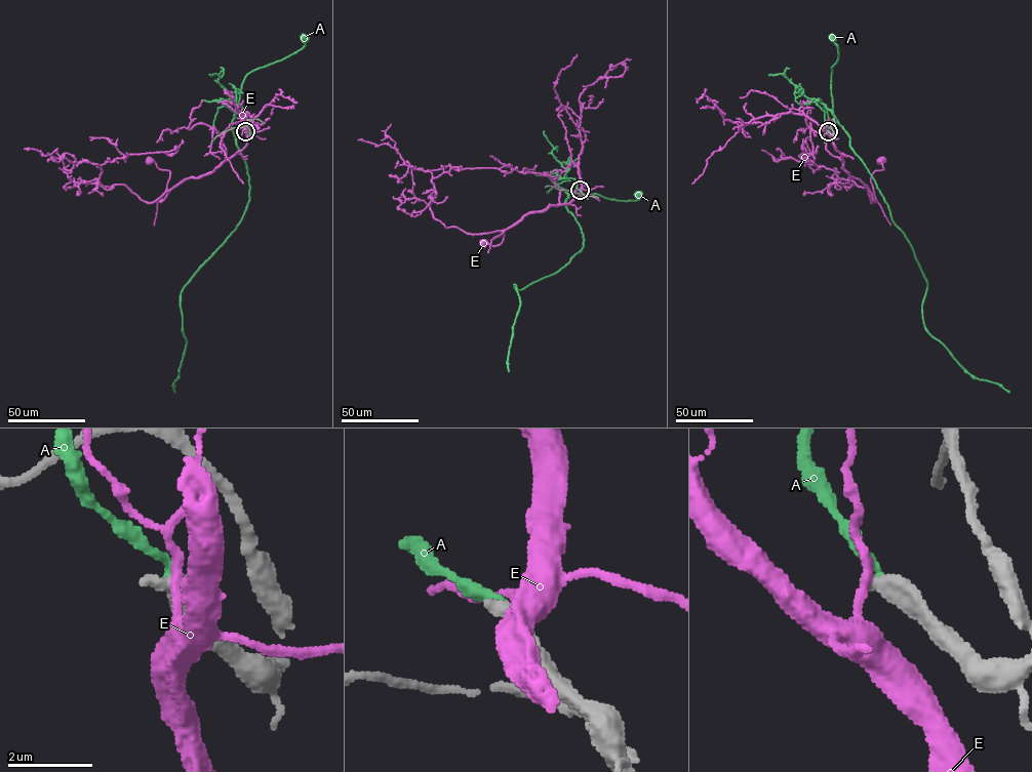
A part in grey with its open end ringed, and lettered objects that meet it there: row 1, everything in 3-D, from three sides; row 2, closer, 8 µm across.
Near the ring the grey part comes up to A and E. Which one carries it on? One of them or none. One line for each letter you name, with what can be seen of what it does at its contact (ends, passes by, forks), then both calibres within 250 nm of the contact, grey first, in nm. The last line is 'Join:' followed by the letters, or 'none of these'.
Join: none of these

